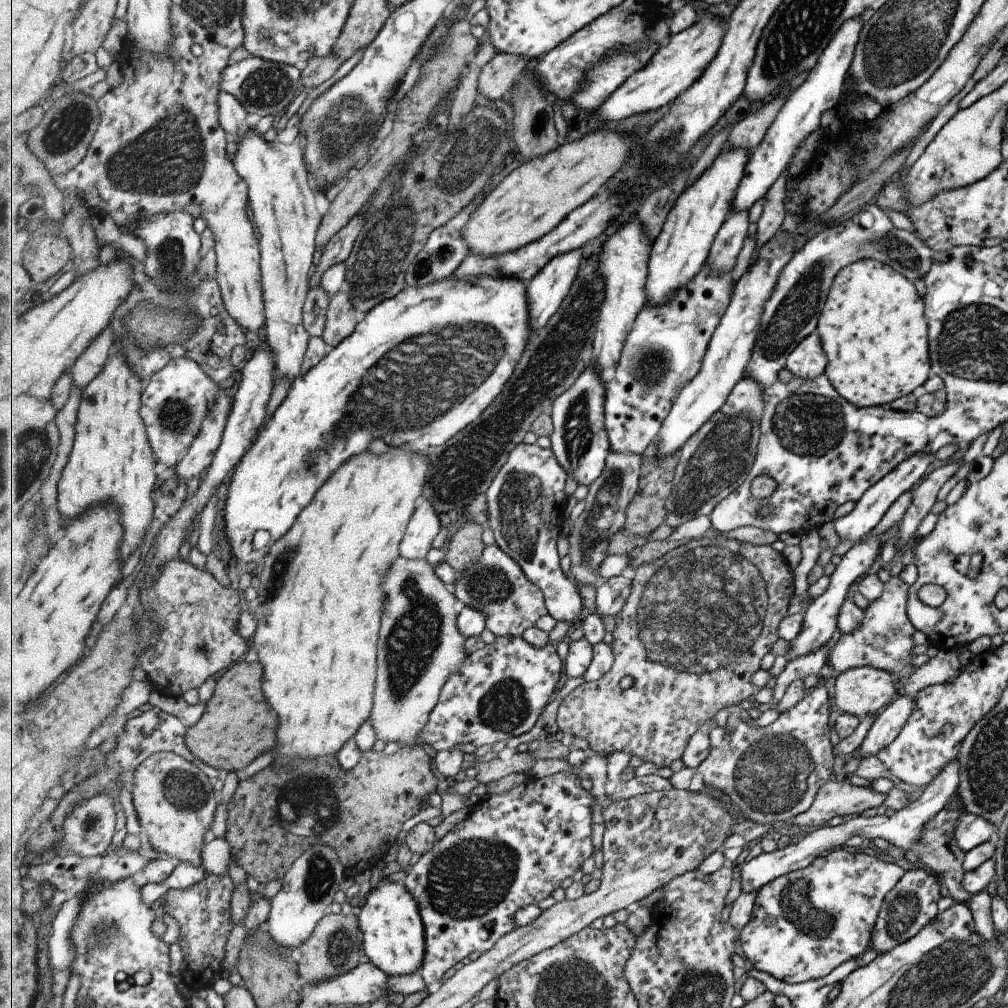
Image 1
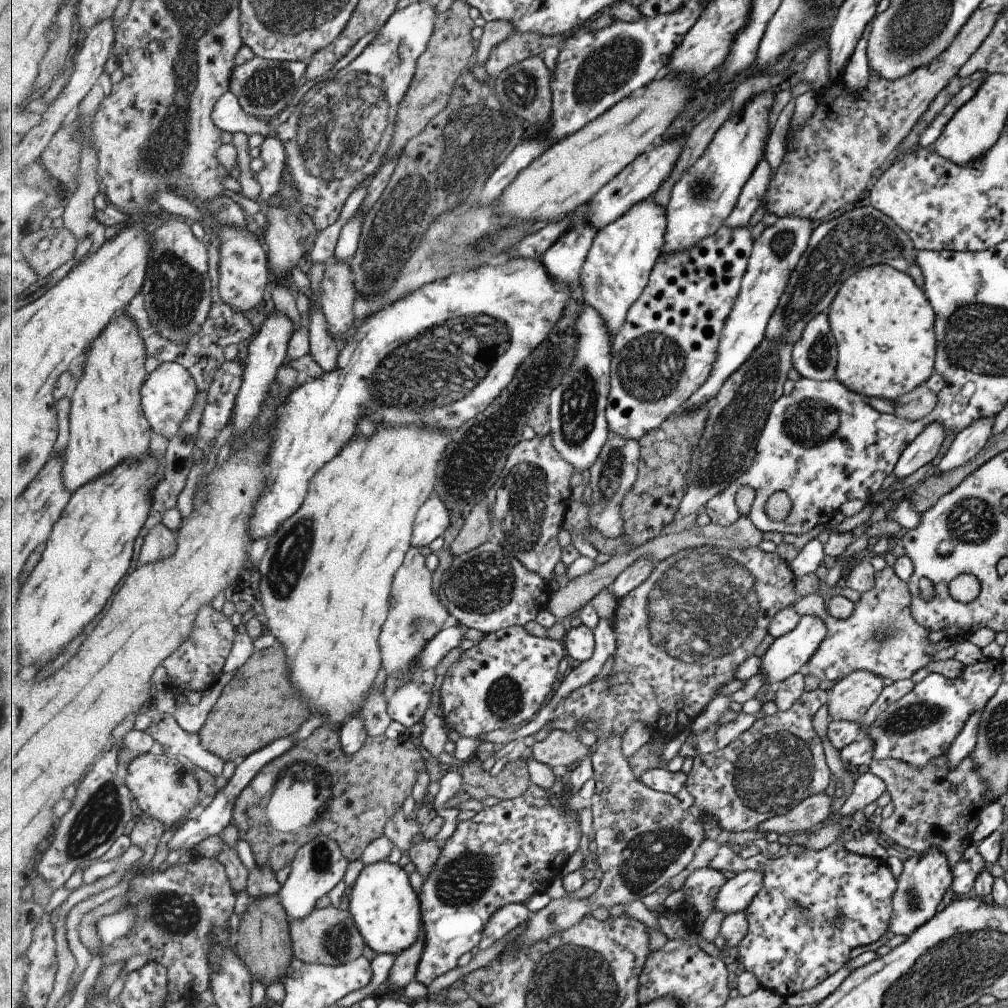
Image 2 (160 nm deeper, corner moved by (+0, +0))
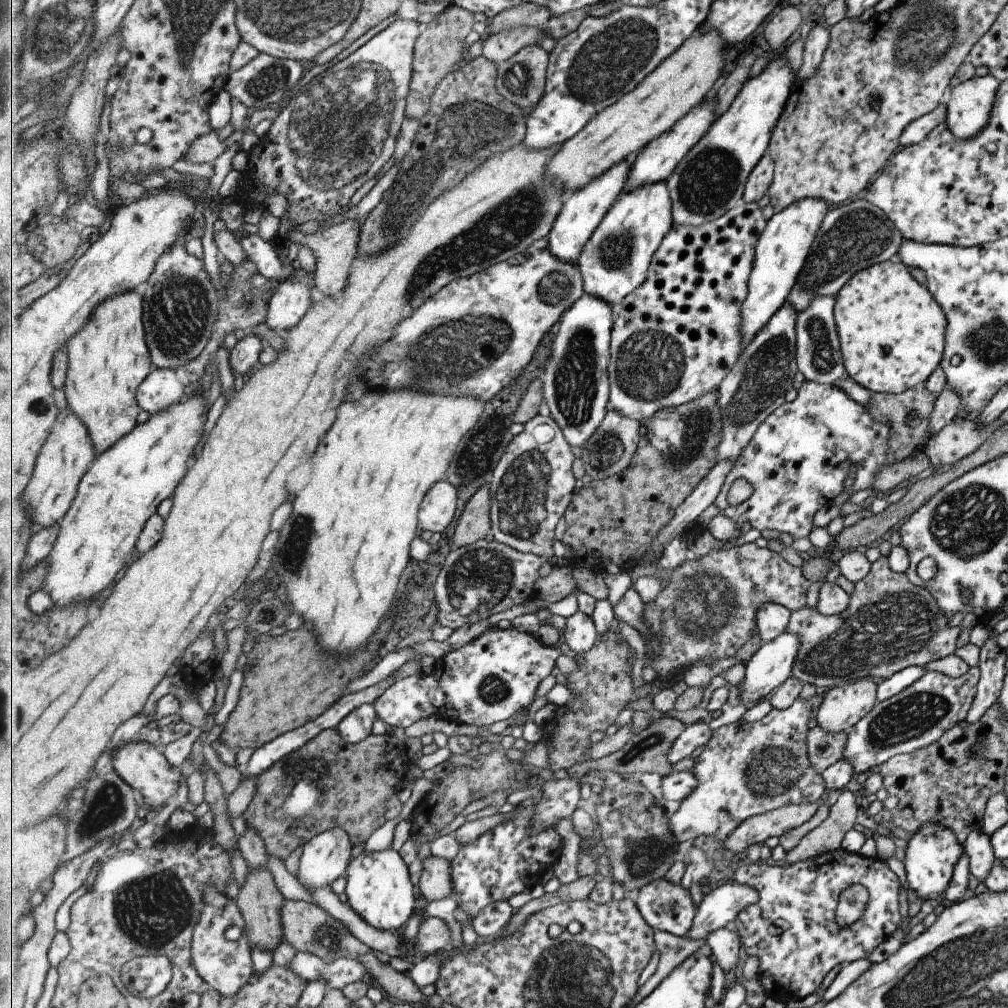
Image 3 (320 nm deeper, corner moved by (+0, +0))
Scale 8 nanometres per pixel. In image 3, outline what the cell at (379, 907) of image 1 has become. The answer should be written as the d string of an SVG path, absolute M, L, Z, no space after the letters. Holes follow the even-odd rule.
M397 850L362 852L352 859L345 879L348 903L375 930L401 932L409 918L416 915L416 887L411 882L409 866Z

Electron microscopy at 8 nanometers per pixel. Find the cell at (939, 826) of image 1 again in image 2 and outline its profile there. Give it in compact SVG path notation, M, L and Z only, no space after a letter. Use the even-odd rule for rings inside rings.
M946 754L933 759L925 767L913 768L895 758L874 760L868 765L868 772L875 774L889 792L893 813L881 820L878 833L883 833L895 844L911 850L915 855L939 850L945 855L949 870L972 844L971 834L977 826L979 810L990 804L987 786L979 778L971 762L971 755L965 756L955 768L947 768Z

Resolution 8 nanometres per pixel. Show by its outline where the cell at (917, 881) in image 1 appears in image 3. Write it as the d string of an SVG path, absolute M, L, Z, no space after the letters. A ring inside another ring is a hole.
M929 822L921 826L905 844L903 866L905 866L905 881L908 889L913 891L922 902L942 896L951 880L955 862L959 860L961 852L963 852L962 846L957 843L951 830L945 830L945 826L943 828L933 826Z

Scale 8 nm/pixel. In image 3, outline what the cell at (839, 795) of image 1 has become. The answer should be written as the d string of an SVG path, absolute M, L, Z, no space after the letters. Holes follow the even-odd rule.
M809 802L797 805L789 804L749 818L725 840L725 848L730 856L746 853L747 848L752 844L764 843L769 837L779 837L787 831L797 828L808 821L817 808L817 804Z

